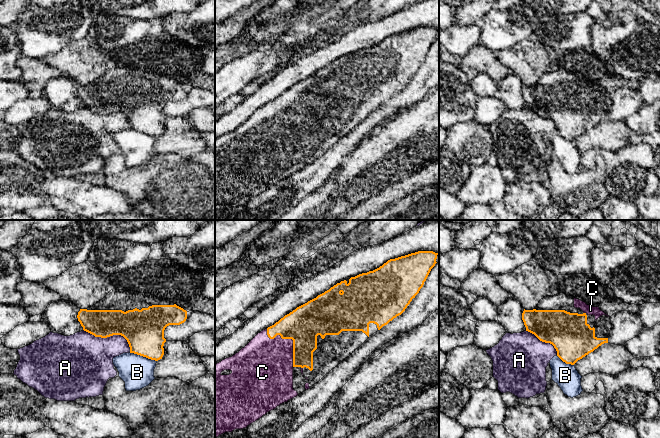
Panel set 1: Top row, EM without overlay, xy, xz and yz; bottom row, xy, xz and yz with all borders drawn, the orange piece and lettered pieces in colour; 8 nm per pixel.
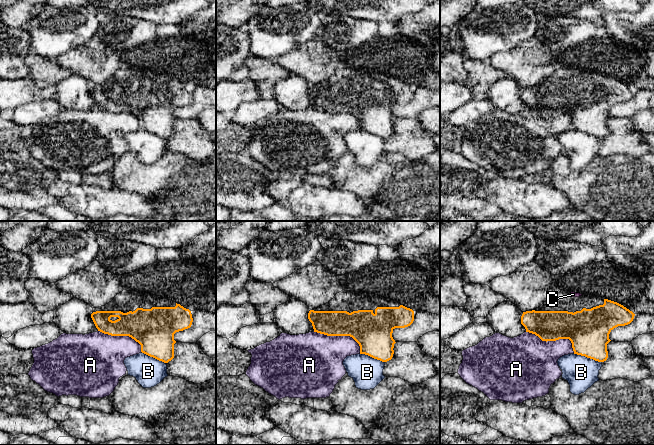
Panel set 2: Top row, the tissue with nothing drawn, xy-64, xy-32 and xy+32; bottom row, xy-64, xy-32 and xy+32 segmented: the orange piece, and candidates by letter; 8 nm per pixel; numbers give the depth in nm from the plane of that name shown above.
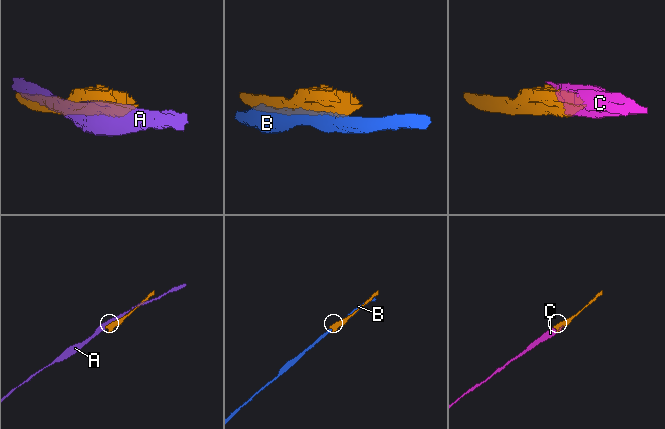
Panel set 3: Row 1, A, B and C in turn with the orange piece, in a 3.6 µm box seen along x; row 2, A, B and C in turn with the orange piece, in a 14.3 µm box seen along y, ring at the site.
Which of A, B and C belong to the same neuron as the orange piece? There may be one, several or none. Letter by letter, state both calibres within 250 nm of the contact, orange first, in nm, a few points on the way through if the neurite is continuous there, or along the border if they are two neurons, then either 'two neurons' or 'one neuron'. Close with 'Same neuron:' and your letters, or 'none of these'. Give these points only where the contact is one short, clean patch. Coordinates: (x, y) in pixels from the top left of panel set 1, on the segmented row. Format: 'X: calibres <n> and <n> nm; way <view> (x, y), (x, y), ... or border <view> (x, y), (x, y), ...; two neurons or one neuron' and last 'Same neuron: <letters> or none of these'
A: calibres 300 and 360 nm; two neurons
B: calibres 320 and 260 nm; two neurons
C: calibres 280 and 360 nm; one neuron
Same neuron: C

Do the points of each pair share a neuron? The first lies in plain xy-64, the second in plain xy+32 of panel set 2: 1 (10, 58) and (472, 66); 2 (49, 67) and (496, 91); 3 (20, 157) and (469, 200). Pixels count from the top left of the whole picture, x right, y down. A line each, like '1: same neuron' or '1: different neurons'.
1: different neurons
2: different neurons
3: same neuron

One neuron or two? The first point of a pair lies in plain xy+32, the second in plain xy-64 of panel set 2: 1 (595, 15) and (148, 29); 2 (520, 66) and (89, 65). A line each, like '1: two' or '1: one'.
1: two
2: one

